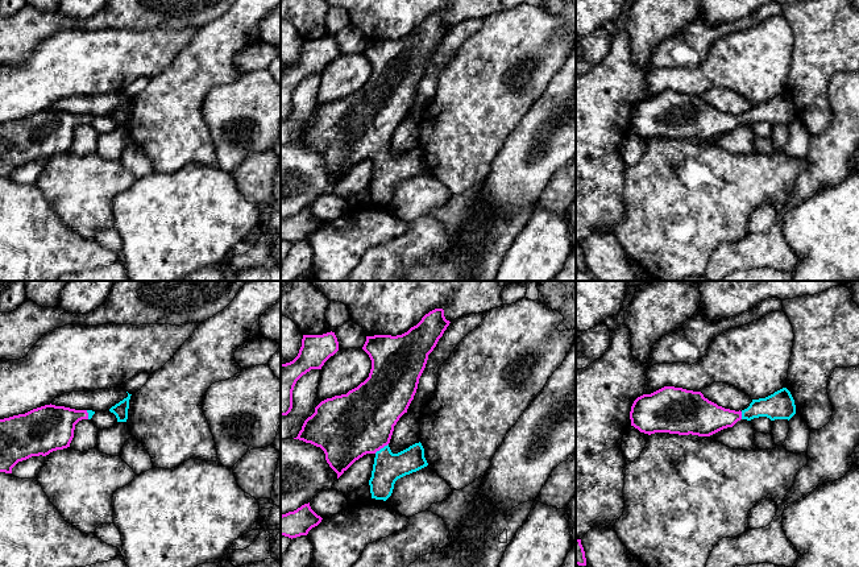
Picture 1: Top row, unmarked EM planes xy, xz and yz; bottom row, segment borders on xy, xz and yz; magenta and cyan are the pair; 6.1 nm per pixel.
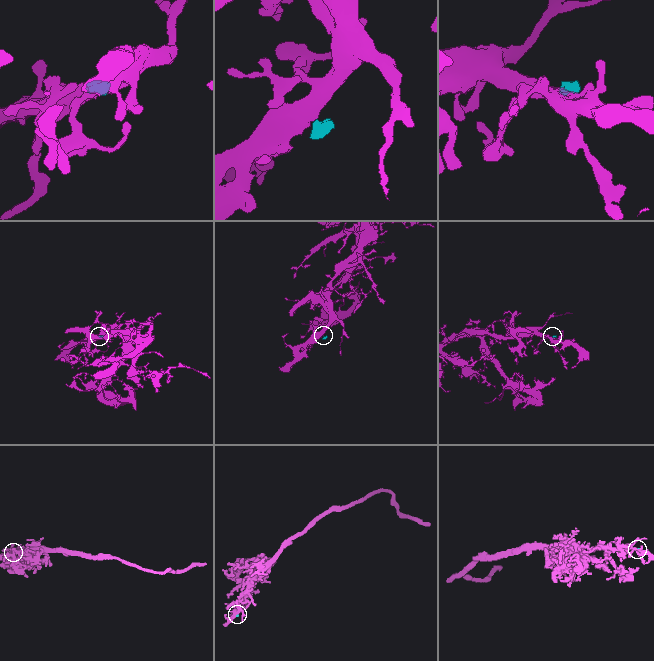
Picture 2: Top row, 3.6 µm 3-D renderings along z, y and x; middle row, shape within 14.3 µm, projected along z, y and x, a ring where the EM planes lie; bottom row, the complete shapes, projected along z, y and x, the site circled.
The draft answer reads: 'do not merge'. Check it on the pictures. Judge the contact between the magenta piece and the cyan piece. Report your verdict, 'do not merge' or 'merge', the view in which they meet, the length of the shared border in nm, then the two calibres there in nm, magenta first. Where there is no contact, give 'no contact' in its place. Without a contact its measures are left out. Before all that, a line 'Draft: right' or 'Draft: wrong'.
Draft: wrong
merge | xz | 110 nm | 400/180 nm

